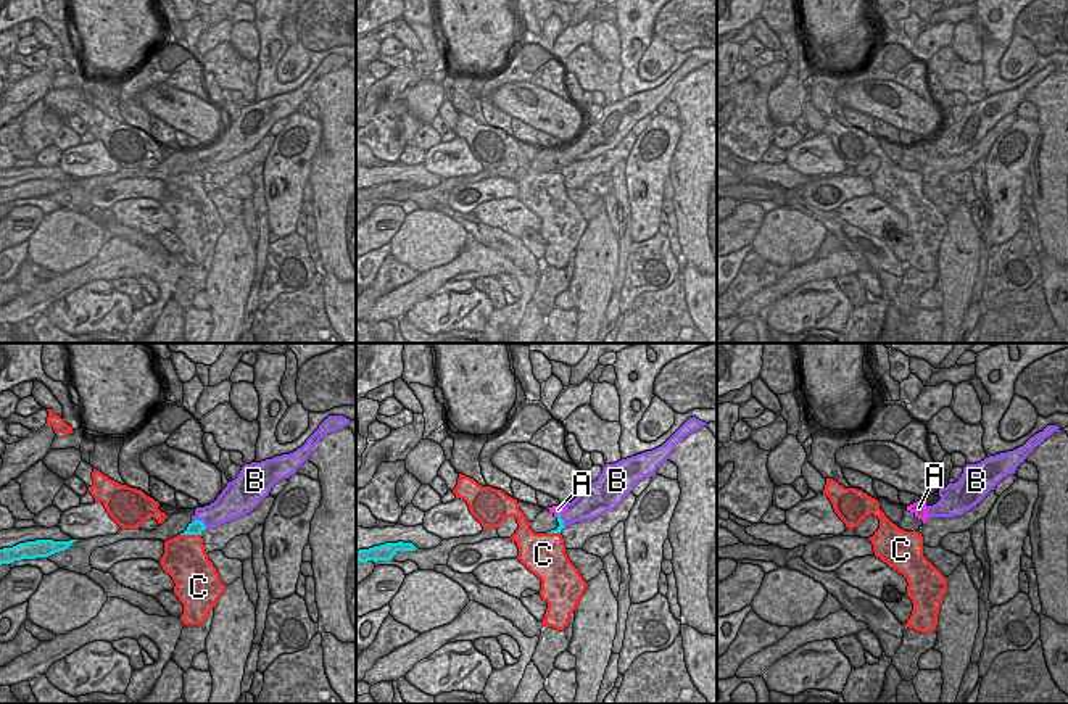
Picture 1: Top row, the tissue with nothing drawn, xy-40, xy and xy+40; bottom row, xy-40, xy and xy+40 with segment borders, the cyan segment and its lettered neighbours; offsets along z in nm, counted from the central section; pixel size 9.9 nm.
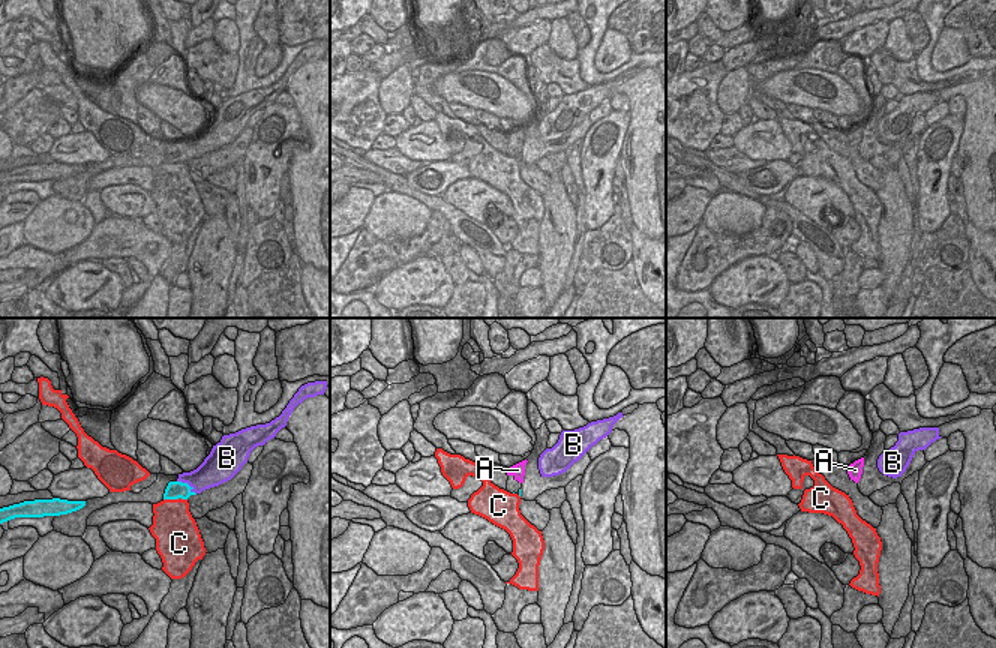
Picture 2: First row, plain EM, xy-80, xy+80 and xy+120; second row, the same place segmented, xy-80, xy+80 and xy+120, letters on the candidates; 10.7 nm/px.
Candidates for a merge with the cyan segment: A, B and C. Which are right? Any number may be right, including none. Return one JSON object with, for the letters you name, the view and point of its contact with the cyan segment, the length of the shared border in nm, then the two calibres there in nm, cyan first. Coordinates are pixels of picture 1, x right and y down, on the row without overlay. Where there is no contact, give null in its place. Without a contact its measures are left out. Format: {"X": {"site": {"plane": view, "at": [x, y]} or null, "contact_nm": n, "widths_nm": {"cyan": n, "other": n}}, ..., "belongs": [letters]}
{"B": {"site": {"plane": "xy-40", "at": [200, 160]}, "contact_nm": 170, "widths_nm": {"cyan": 140, "other": 240}}, "belongs": ["B"]}

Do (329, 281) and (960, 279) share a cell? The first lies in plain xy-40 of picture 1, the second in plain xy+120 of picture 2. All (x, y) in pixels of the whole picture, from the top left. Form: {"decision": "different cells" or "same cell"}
{"decision": "different cells"}

